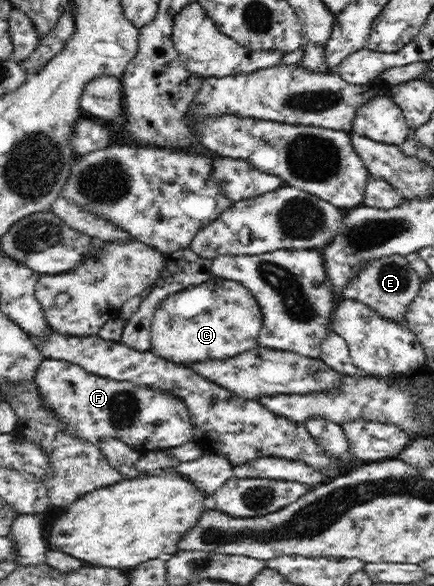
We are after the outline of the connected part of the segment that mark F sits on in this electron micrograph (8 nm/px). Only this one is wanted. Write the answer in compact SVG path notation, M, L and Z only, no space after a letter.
M43 358L38 364L33 378L40 388L40 393L44 394L46 402L50 402L54 406L54 410L65 417L65 421L69 423L71 428L71 433L75 433L87 441L97 443L106 437L116 437L129 443L142 455L150 451L163 452L164 449L183 446L197 439L196 427L188 404L182 397L172 394L164 388L153 388L130 380L110 379L86 371L83 367L73 363L48 358Z

